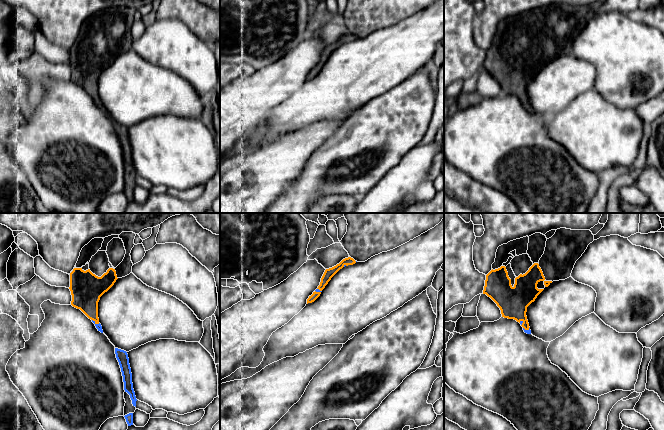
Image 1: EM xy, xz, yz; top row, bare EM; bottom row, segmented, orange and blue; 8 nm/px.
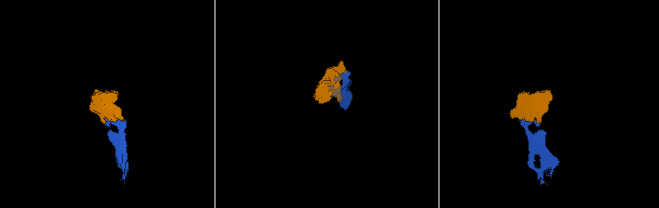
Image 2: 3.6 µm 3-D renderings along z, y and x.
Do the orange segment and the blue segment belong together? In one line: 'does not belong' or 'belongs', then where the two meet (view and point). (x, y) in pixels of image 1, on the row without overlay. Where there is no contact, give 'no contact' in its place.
belongs; contact xz (318, 68)

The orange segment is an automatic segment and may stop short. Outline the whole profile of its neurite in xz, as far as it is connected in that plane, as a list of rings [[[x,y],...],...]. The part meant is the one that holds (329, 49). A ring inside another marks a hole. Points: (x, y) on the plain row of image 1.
[[[348,33],[343,35],[339,40],[336,42],[326,45],[322,54],[320,61],[318,64],[313,68],[311,72],[307,75],[307,80],[314,78],[321,70],[322,66],[325,64],[325,62],[328,60],[328,58],[331,56],[331,54],[343,43],[348,42],[348,41],[353,41],[357,37],[355,37],[353,34]]]

